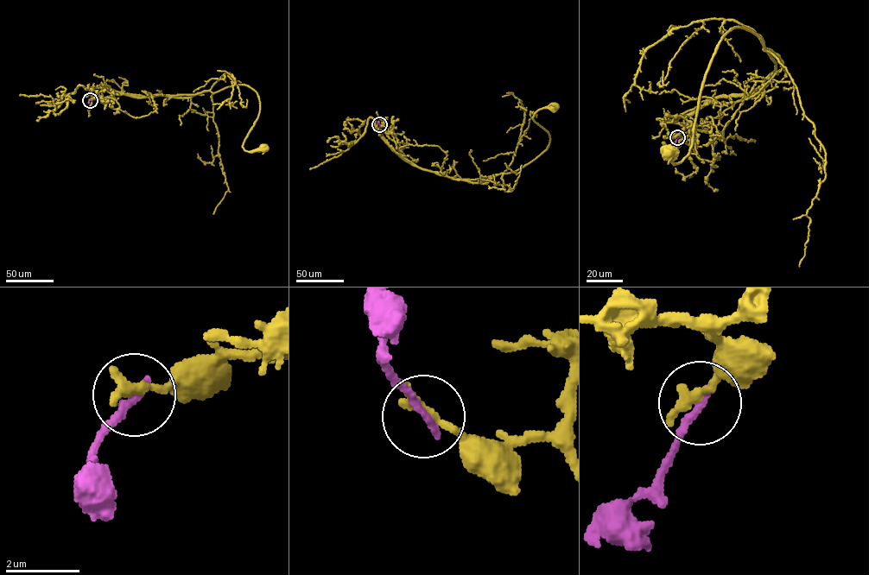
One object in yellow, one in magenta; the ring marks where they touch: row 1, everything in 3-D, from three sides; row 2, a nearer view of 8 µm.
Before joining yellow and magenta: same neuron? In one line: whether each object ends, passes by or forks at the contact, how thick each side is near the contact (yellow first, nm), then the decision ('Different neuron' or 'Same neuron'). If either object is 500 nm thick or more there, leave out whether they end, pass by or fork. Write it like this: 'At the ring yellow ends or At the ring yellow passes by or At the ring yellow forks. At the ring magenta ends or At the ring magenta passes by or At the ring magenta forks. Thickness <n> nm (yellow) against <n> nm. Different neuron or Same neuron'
At the ring yellow ends. At the ring magenta ends. Thickness 360 nm (yellow) against 240 nm. Different neuron

